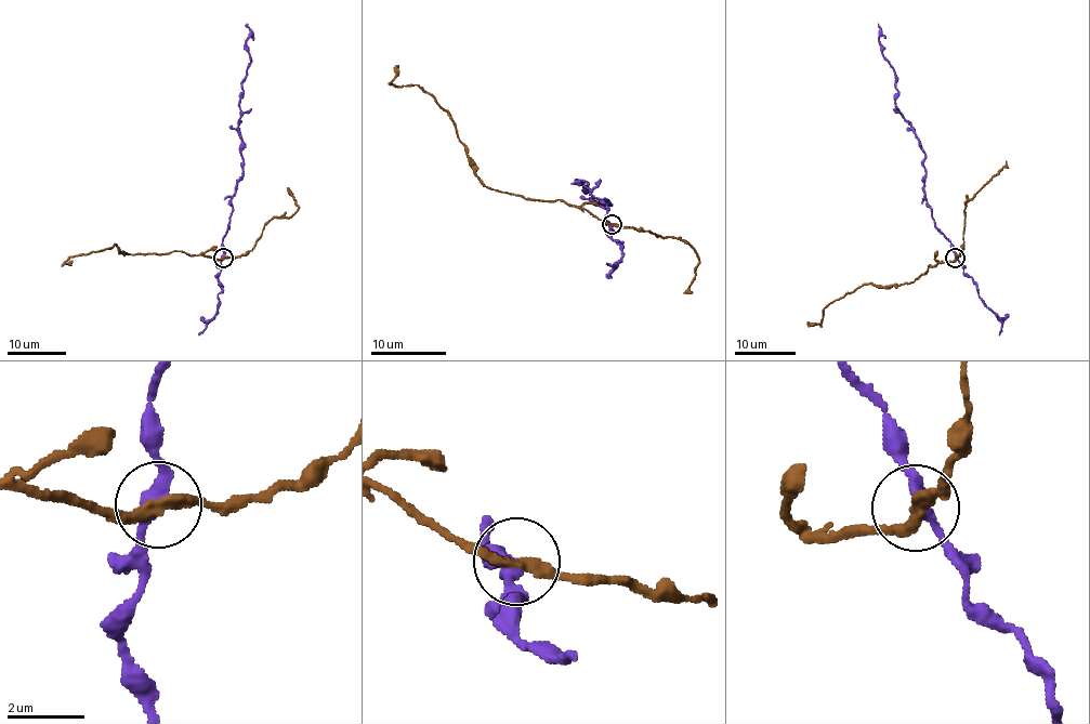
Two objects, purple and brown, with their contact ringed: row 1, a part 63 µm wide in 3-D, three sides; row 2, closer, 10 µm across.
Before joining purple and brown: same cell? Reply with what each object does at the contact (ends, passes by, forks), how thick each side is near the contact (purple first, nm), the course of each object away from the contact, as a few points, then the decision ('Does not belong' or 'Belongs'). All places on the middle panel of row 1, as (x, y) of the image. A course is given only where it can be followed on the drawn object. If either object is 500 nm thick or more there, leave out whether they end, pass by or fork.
At the ring purple passes by. At the ring brown passes by. Thickness 320 nm (purple) against 240 nm. Course of purple: (612, 224), (607, 225), (603, 200), (611, 203), (606, 209), (586, 186), (582, 192), (587, 183), (572, 183). Course of brown: (612, 224), (557, 200), (488, 188), (455, 123), (418, 84), (393, 84), (397, 65). Does not belong

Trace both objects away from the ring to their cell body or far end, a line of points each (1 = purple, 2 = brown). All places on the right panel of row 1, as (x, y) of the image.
1: (956, 258), (954, 246), (936, 227), (926, 200), (924, 152), (896, 106), (894, 69), (885, 58), (877, 23)
2: (956, 258), (933, 266), (930, 264), (914, 281), (857, 287), (824, 308), (818, 324), (806, 321)

